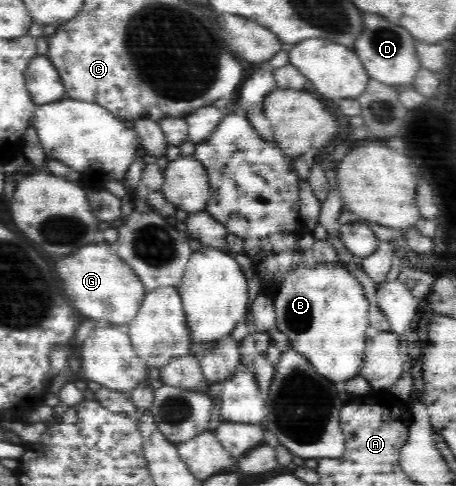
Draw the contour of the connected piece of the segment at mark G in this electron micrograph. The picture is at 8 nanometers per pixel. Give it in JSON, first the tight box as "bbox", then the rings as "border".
{"bbox":[55,243,147,326],"border":[[[107,243],[85,245],[77,253],[59,259],[55,269],[63,283],[63,294],[77,315],[101,319],[101,323],[127,326],[137,316],[147,292],[133,268],[121,261]]]}

